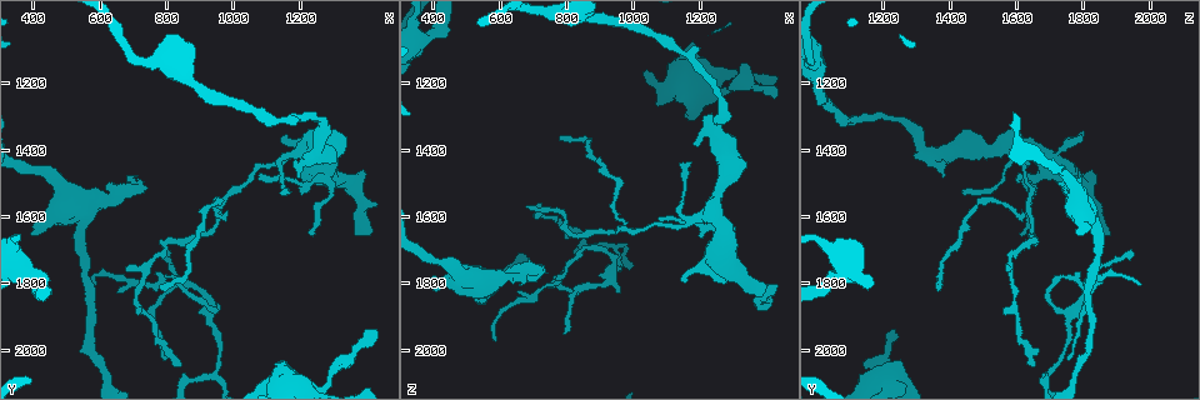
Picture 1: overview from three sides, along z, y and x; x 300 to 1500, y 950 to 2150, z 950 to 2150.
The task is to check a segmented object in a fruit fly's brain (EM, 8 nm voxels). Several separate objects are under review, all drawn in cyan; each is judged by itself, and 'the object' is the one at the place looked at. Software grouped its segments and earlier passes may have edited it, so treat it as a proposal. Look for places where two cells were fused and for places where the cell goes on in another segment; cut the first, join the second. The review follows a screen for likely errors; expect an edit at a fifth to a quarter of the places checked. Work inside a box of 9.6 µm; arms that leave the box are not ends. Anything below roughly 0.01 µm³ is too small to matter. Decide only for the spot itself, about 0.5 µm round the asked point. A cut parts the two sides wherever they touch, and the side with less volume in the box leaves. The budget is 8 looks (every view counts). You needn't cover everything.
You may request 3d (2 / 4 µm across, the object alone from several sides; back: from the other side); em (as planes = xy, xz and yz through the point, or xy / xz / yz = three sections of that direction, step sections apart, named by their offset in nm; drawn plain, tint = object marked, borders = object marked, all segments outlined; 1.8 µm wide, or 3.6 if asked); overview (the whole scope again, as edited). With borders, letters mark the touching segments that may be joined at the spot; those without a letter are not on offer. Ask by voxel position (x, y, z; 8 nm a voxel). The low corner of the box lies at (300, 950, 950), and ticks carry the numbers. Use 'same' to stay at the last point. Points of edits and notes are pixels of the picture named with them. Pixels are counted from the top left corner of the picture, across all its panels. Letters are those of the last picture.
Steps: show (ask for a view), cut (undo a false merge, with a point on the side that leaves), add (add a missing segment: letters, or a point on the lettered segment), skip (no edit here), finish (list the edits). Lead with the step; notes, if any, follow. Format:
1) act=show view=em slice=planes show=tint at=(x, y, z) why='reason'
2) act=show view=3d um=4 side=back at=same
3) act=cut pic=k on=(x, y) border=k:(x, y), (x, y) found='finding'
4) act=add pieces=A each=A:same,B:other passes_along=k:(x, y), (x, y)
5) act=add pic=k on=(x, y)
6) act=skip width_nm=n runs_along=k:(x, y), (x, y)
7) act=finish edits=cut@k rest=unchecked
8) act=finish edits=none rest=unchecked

act=show view=em slice=xz step=16 show=plain at=(930, 1880, 1760) why='three arms meet'

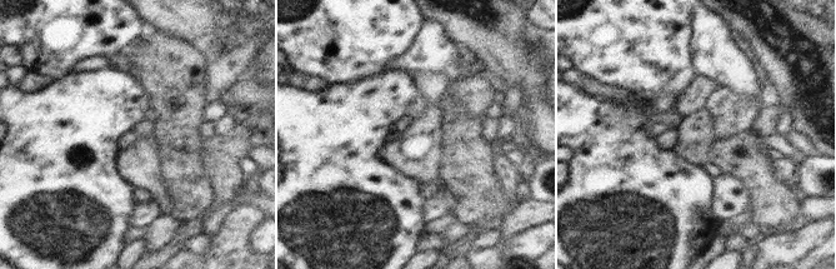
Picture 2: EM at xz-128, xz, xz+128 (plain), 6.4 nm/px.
act=show view=em slice=xz step=16 show=borders at=same why='see the neighbours'

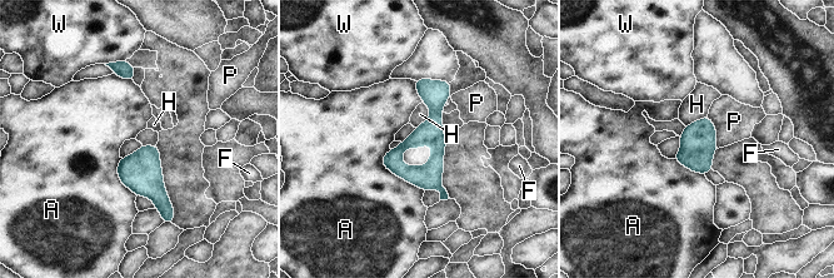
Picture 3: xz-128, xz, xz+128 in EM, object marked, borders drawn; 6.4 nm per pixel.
act=skip each=A:other,F:other,H:other,P:other,W:other border=3:(424, 103), (430, 114), (415, 128) found='all the same cell'

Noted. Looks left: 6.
act=show view=em slice=yz step=4 show=tint at=(950, 1550, 1510) why='sharp bend'

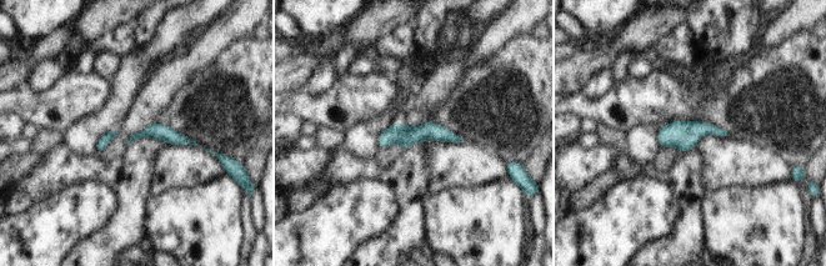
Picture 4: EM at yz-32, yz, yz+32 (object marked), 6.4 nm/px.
act=show view=em slice=planes show=borders at=same why='cut it another way'

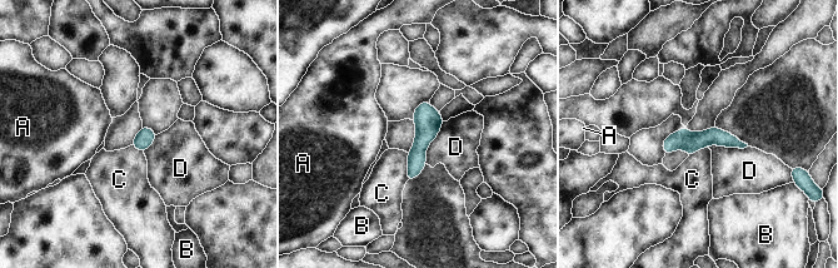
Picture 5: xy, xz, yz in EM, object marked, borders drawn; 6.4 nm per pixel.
act=skip each=A:other,B:other,C:other,D:other found='all the same cell'

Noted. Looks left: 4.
act=show view=3d um=4 side=back at=(1380, 1660, 1890) why='branch stops here'

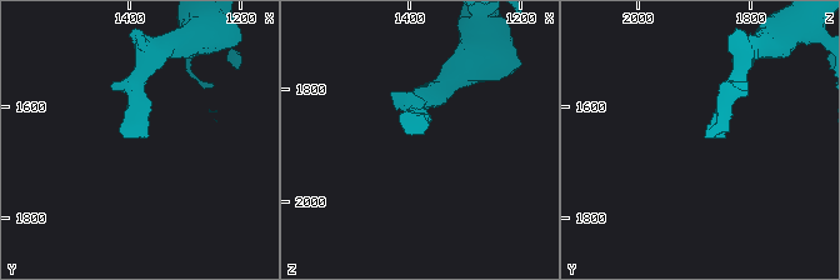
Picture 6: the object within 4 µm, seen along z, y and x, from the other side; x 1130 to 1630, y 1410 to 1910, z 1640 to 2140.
act=show view=em slice=planes show=tint at=(1385, 1655, 1880) why='shape alone is not enough'

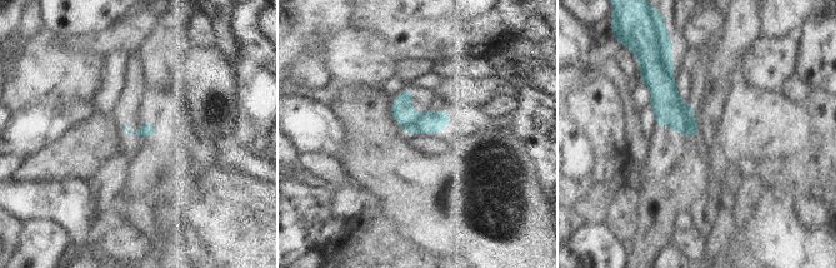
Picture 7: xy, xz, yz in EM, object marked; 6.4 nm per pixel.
act=show view=em slice=planes show=borders at=same why='see the neighbours'

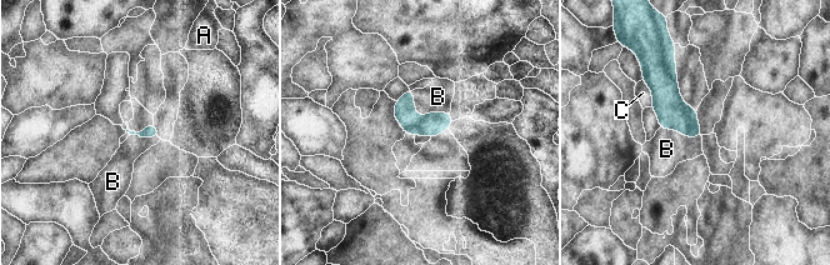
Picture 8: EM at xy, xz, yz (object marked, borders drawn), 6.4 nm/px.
act=add pieces=B each=A:other,B:same,C:other passes_along=8:(433, 124), (421, 116), (438, 96) found='it goes on there'

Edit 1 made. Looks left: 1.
act=finish edits=add@8 rest=unchecked

